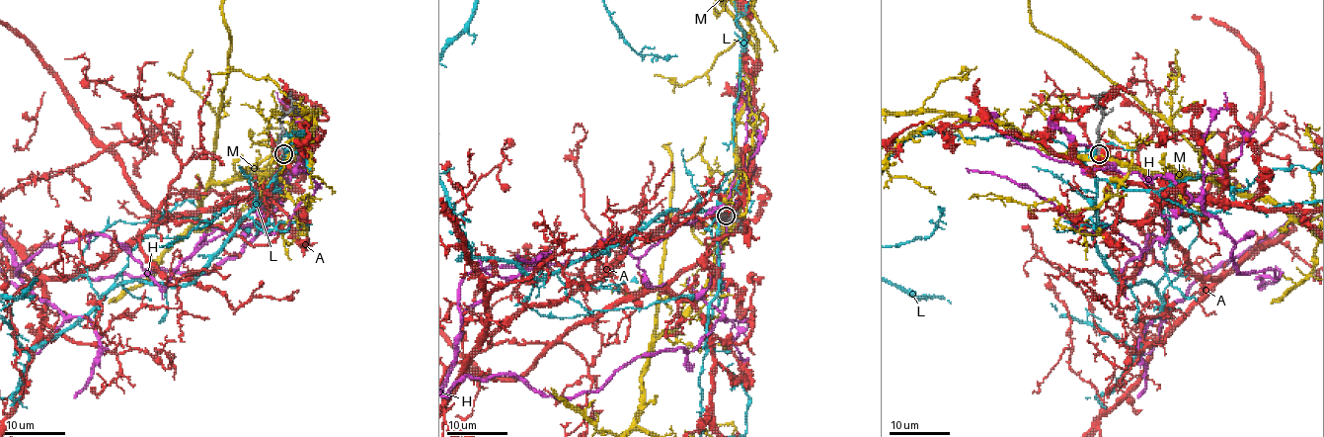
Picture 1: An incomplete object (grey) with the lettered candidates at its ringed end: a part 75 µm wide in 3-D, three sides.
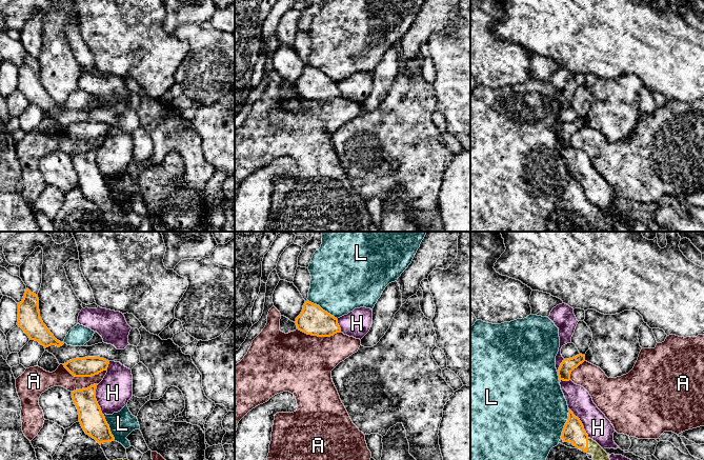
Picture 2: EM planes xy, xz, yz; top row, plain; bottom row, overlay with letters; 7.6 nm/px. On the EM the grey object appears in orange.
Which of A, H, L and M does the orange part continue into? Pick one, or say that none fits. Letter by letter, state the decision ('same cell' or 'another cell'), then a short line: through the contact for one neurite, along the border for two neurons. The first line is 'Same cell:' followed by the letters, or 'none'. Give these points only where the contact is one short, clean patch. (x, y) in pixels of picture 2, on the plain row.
Same cell: M
A: another cell; line xy (62, 128), (75, 140), (94, 140), (106, 134)
H: another cell
L: another cell
M: same cell; line yz (574, 196), (587, 210), (601, 222)

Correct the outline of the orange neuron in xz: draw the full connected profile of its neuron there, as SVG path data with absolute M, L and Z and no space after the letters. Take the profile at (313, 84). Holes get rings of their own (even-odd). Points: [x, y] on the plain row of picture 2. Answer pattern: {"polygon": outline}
{"polygon": "M308 64L295 87L299 95L311 100L330 101L341 96L337 82Z"}

